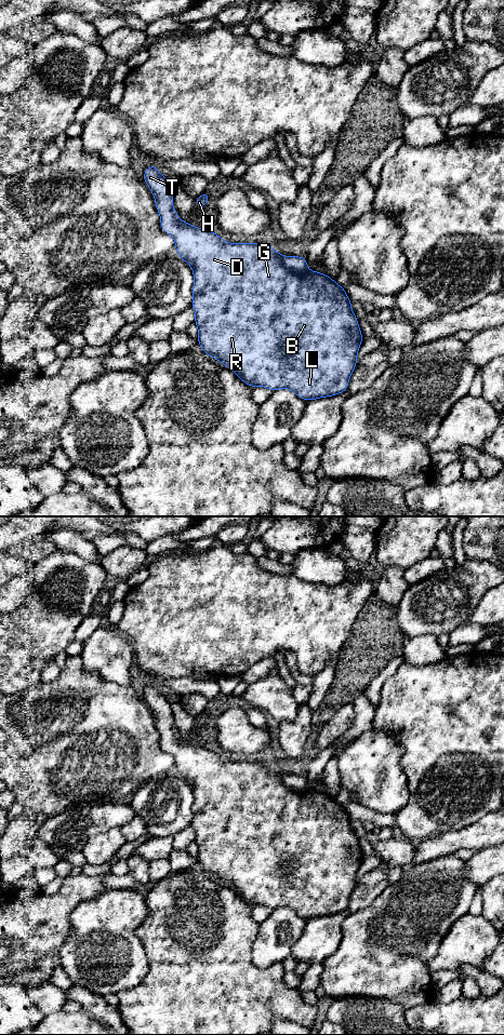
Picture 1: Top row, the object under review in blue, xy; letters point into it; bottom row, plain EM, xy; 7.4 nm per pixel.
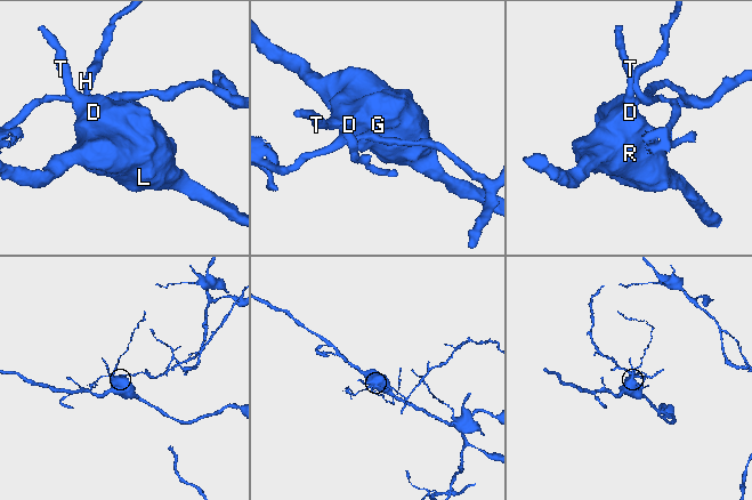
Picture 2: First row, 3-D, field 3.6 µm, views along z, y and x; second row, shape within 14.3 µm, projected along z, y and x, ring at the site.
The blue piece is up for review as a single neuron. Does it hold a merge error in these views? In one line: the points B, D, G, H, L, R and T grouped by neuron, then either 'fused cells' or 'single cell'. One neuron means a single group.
B D G L R T / H | fused cells

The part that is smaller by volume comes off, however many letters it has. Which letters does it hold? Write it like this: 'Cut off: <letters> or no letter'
Cut off: H

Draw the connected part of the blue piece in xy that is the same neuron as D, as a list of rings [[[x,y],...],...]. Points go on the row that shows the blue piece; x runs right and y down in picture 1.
[[[152,164],[147,166],[144,171],[143,180],[150,189],[154,198],[155,205],[160,215],[161,229],[171,236],[175,245],[178,257],[181,257],[193,269],[193,277],[195,279],[193,285],[193,301],[190,307],[195,310],[194,323],[198,327],[198,345],[201,347],[202,352],[211,358],[216,359],[223,365],[230,368],[235,374],[248,386],[265,387],[271,392],[278,389],[290,389],[300,399],[305,401],[313,401],[316,399],[334,396],[336,394],[347,391],[350,376],[356,368],[358,362],[358,350],[363,341],[363,336],[360,331],[358,319],[352,309],[352,301],[347,296],[346,290],[337,284],[337,282],[331,279],[329,275],[318,271],[307,270],[305,272],[293,272],[286,268],[281,261],[284,255],[276,252],[273,245],[264,244],[262,242],[256,243],[230,243],[225,242],[222,237],[216,232],[212,232],[202,228],[193,226],[190,223],[184,223],[178,216],[173,206],[173,194],[171,188],[171,182],[162,175],[158,167]]]

